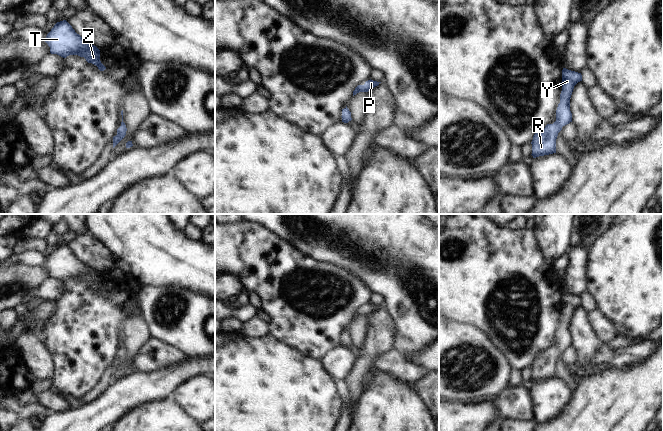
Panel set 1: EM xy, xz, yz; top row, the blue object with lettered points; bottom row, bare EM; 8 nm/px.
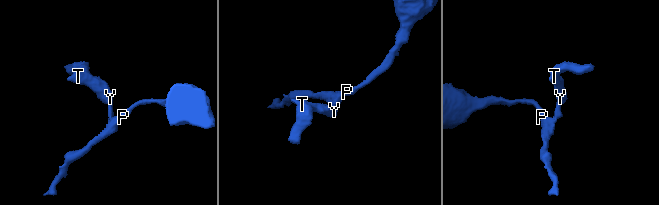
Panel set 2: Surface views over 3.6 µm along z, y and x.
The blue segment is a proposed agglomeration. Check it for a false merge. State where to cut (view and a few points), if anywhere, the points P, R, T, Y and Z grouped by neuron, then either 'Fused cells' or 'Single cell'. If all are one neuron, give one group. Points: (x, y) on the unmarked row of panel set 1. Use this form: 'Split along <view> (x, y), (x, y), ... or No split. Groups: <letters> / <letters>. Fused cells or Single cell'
No split. Groups: P R T Y Z. Single cell

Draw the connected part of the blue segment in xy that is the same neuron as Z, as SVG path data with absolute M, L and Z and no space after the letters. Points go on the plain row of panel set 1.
M66 245L57 246L44 264L50 271L51 278L57 278L63 282L69 279L84 281L88 287L104 295L106 291L100 285L100 274L82 262Z

